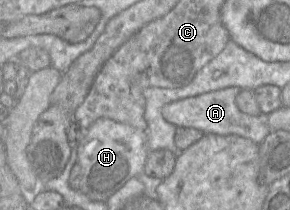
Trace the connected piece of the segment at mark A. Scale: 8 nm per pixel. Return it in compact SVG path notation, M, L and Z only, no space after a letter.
M234 86L184 98L164 105L161 113L167 122L177 127L195 128L205 134L235 134L260 145L271 132L268 125L268 115L252 116L243 113L236 105L236 97L242 90L241 87Z

